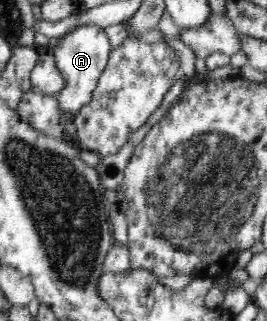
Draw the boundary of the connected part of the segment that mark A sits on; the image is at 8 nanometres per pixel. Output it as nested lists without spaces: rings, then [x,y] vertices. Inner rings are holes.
[[[85,24],[67,32],[53,50],[56,67],[62,75],[62,80],[66,81],[66,86],[60,90],[60,95],[56,96],[57,104],[66,121],[72,120],[76,114],[80,114],[80,110],[90,104],[93,90],[107,65],[112,48],[102,27]]]

